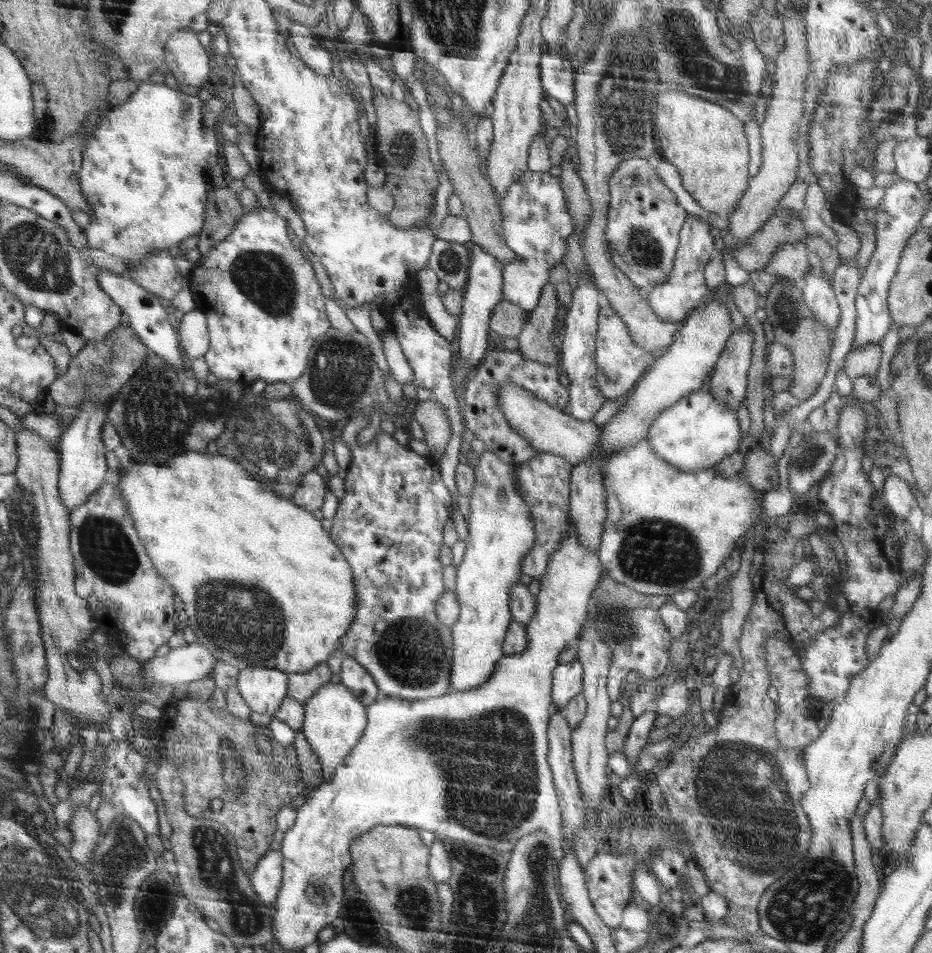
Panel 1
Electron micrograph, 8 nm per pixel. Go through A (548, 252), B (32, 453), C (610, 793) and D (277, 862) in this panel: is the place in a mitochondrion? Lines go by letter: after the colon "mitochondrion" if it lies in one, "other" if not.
A: other
B: other
C: other
D: other

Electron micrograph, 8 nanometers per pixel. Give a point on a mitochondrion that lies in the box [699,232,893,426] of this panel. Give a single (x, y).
(785, 309)

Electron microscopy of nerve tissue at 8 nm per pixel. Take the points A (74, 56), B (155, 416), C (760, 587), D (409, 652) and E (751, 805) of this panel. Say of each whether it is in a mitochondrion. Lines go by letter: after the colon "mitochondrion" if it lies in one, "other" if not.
A: other
B: mitochondrion
C: other
D: mitochondrion
E: mitochondrion

